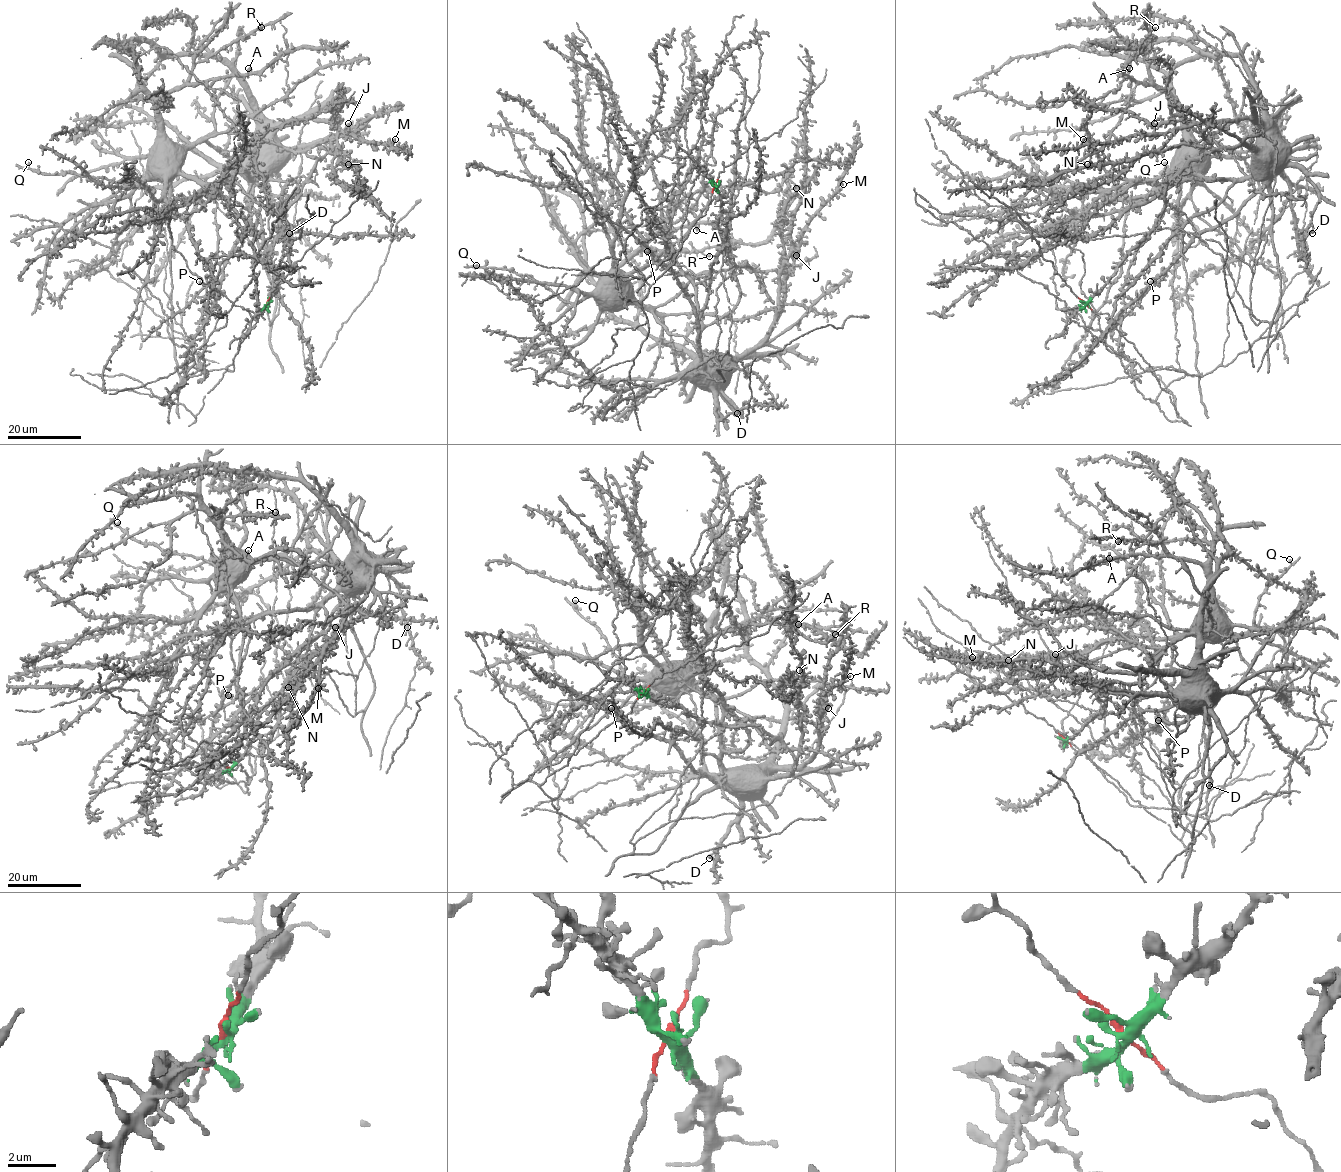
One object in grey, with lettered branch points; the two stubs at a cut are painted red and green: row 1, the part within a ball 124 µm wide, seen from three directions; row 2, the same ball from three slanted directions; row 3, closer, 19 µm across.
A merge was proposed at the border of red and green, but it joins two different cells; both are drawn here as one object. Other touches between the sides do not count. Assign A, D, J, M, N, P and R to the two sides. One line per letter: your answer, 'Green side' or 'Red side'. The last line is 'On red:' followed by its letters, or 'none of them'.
A: Red side
D: Green side
J: Green side
M: Green side
N: Green side
P: Green side
R: Red side
On red: A, R

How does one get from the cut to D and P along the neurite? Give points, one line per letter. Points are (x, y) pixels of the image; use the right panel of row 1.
D: (1085, 304), (1168, 203), (1223, 257), (1251, 318), (1270, 322), (1284, 167), (1317, 192), (1313, 233)
P: (1085, 304), (1168, 203), (1223, 257), (1251, 318), (1270, 322), (1280, 274), (1269, 191), (1201, 230), (1150, 281)

